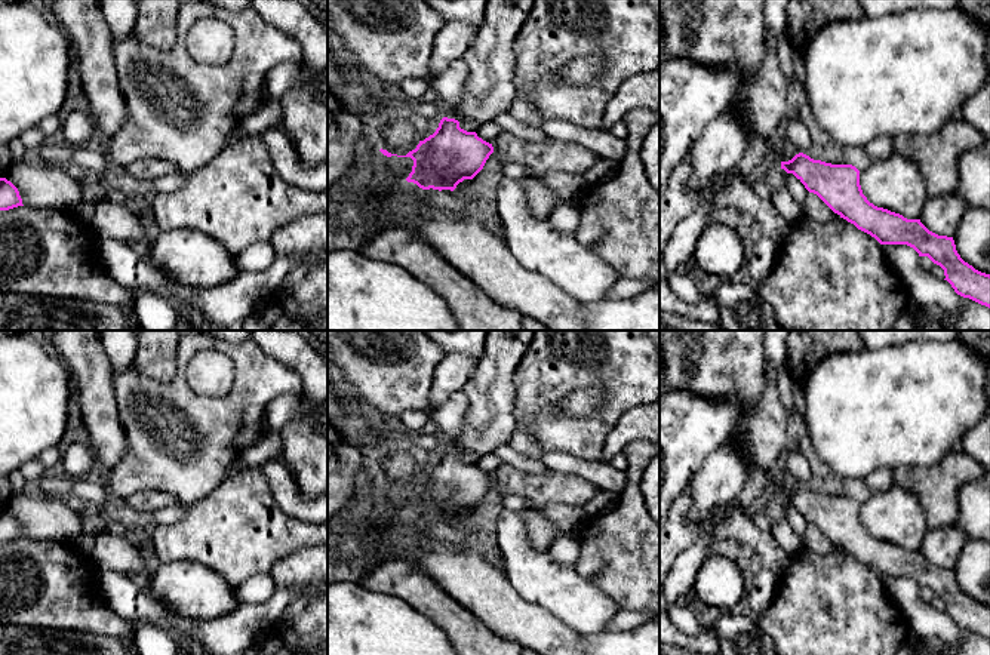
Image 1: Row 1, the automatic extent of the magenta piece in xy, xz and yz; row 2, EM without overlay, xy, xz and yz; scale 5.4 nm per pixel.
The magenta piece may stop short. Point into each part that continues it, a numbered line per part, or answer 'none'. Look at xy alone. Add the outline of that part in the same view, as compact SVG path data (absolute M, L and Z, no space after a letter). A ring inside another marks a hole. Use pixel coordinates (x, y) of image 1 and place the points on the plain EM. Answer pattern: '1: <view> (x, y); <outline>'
none

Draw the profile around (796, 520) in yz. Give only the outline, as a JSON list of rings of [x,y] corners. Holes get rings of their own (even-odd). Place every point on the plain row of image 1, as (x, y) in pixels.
[[[787,505],[785,507],[785,517],[787,517],[790,528],[799,536],[802,536],[809,523],[805,520],[805,517],[800,514],[800,511],[797,511],[793,505]]]

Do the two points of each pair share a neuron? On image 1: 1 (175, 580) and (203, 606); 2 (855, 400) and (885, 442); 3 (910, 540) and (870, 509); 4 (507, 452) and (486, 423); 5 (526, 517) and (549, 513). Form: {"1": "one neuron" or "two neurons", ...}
{"1": "one neuron", "2": "one neuron", "3": "one neuron", "4": "two neurons", "5": "two neurons"}

